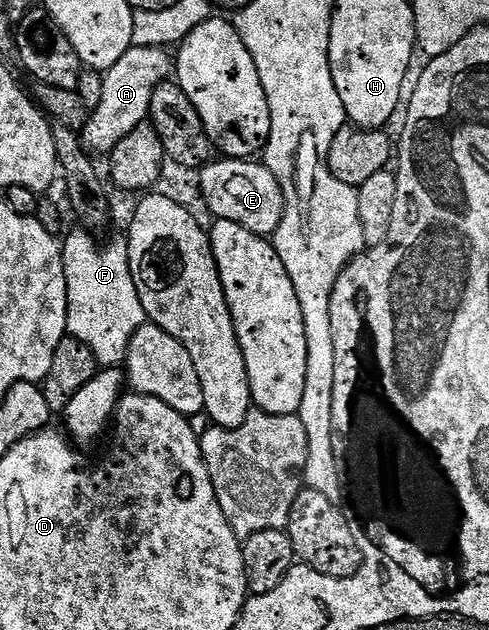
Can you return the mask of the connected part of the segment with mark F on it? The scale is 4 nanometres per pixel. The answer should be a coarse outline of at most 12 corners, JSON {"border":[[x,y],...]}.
{"border":[[75,230],[61,244],[68,335],[101,368],[147,322],[128,246]]}

